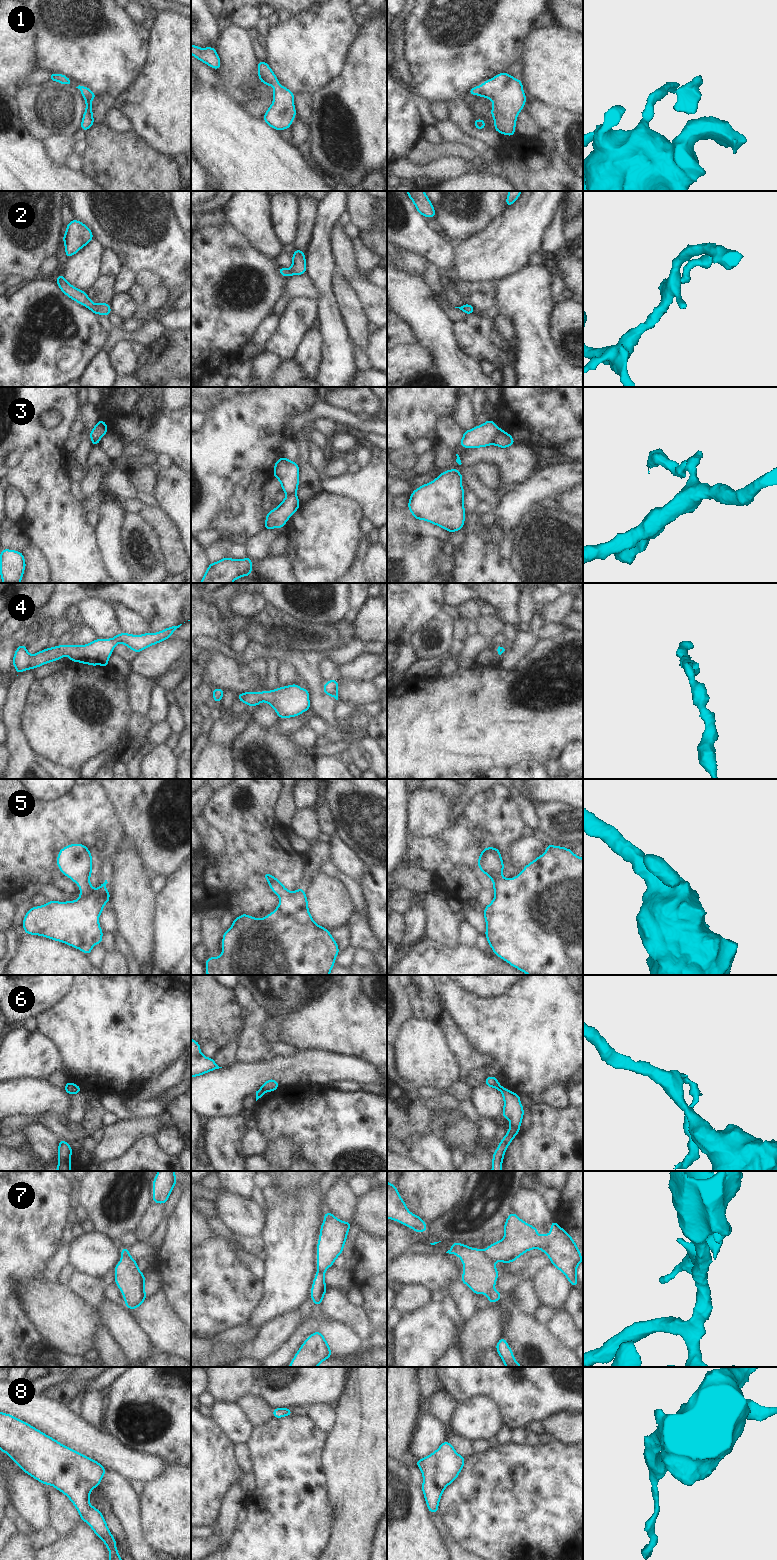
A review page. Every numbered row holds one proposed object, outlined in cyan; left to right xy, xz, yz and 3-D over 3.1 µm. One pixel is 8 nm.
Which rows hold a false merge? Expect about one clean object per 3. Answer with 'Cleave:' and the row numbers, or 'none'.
Cleave: 3, 6, 7

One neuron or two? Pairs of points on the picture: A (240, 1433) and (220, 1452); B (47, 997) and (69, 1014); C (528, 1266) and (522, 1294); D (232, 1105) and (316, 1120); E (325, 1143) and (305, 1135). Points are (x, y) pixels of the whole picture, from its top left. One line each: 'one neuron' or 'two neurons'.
A: two neurons
B: two neurons
C: two neurons
D: two neurons
E: one neuron

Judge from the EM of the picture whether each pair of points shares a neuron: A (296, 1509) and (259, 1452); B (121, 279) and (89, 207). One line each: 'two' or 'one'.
A: one
B: two

